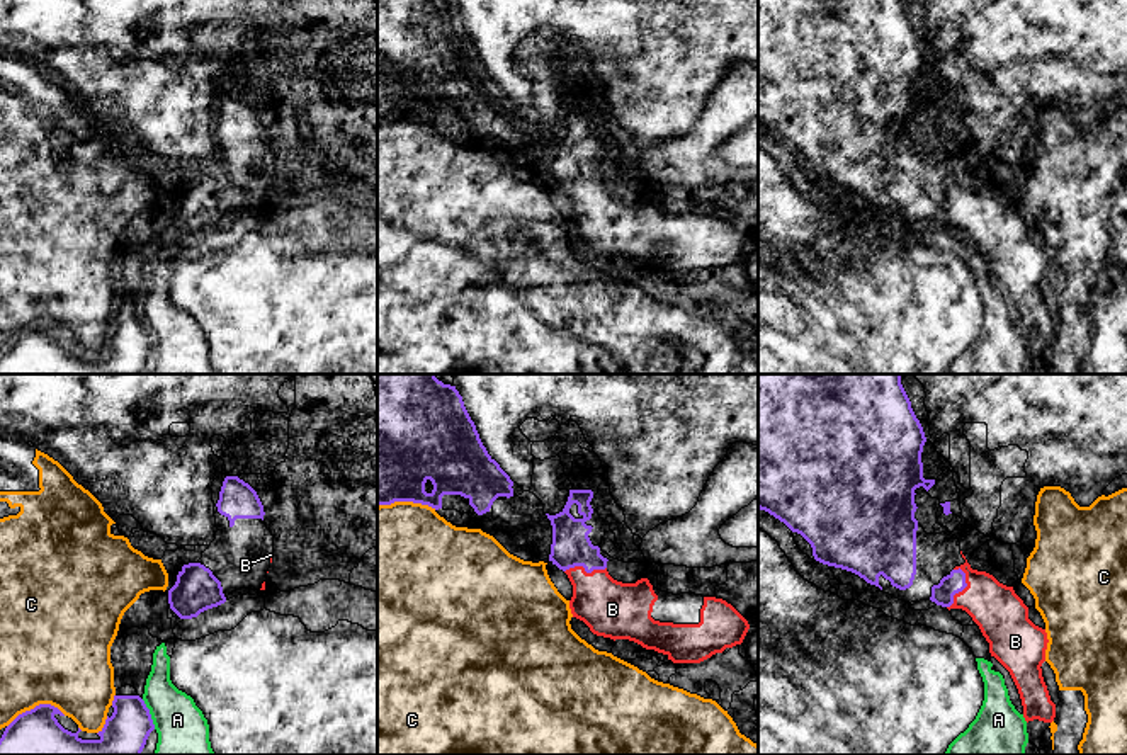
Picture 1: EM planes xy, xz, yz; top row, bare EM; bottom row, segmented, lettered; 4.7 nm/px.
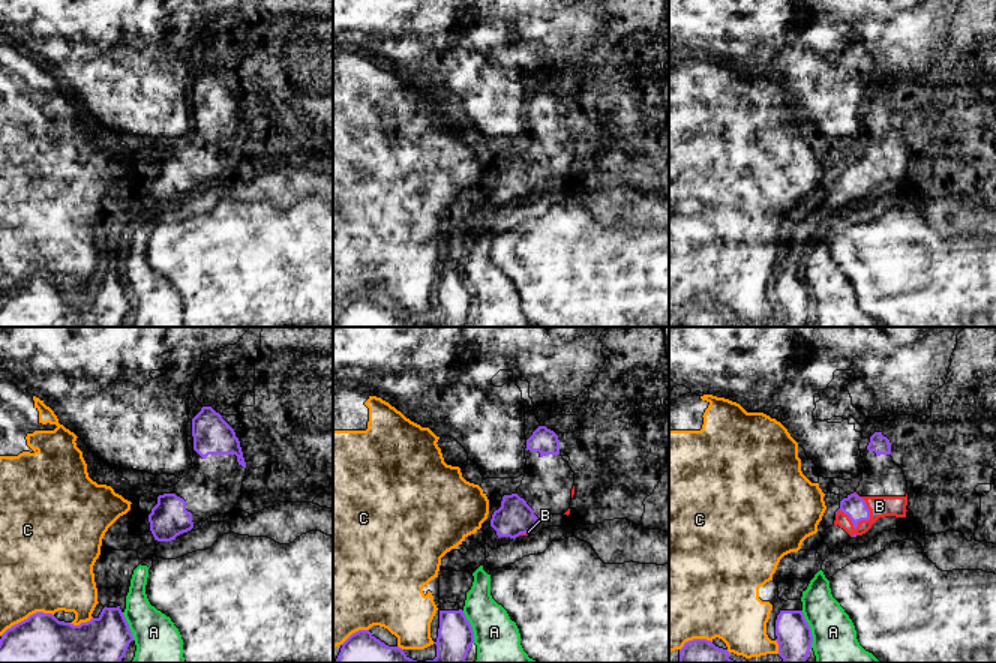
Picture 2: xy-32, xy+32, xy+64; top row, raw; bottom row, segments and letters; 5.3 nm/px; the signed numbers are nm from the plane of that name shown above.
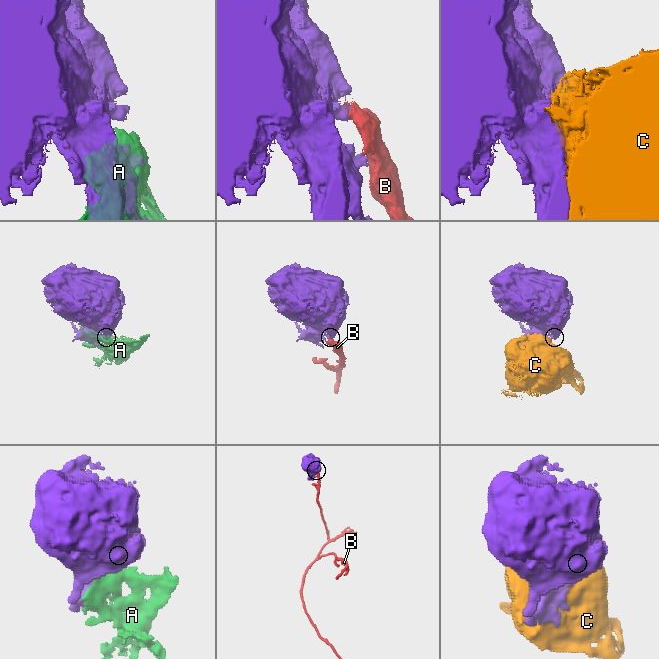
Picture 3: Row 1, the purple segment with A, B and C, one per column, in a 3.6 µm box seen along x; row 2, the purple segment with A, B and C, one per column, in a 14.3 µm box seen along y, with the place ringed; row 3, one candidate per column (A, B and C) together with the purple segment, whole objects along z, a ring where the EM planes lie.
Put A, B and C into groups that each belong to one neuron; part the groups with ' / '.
A / B / C

